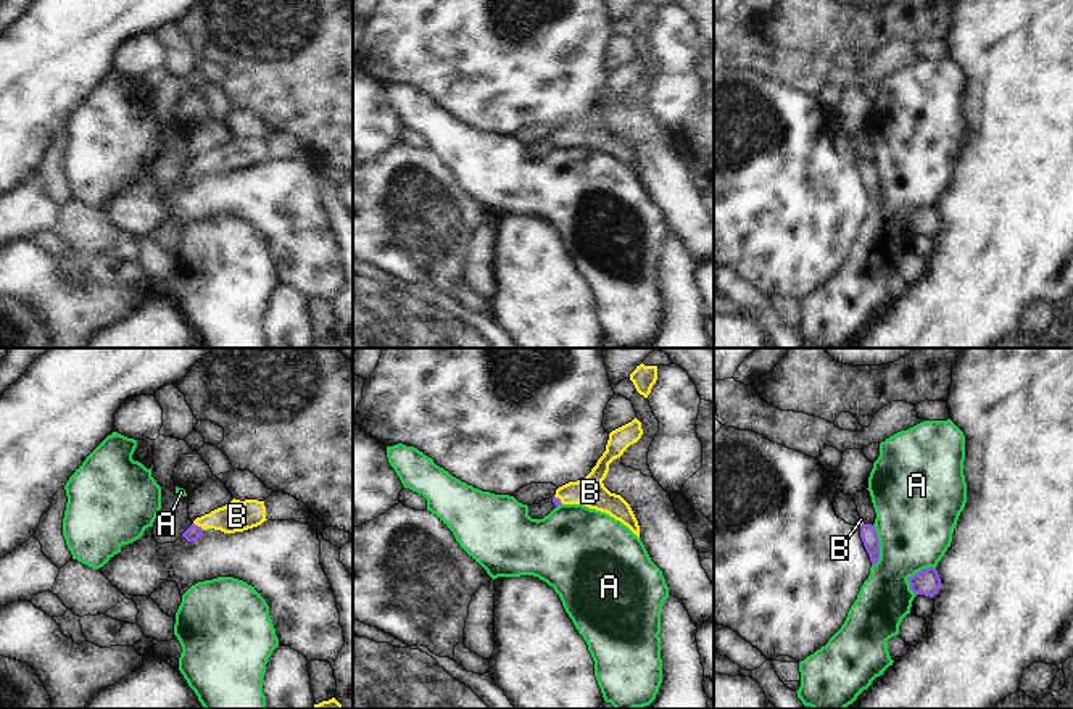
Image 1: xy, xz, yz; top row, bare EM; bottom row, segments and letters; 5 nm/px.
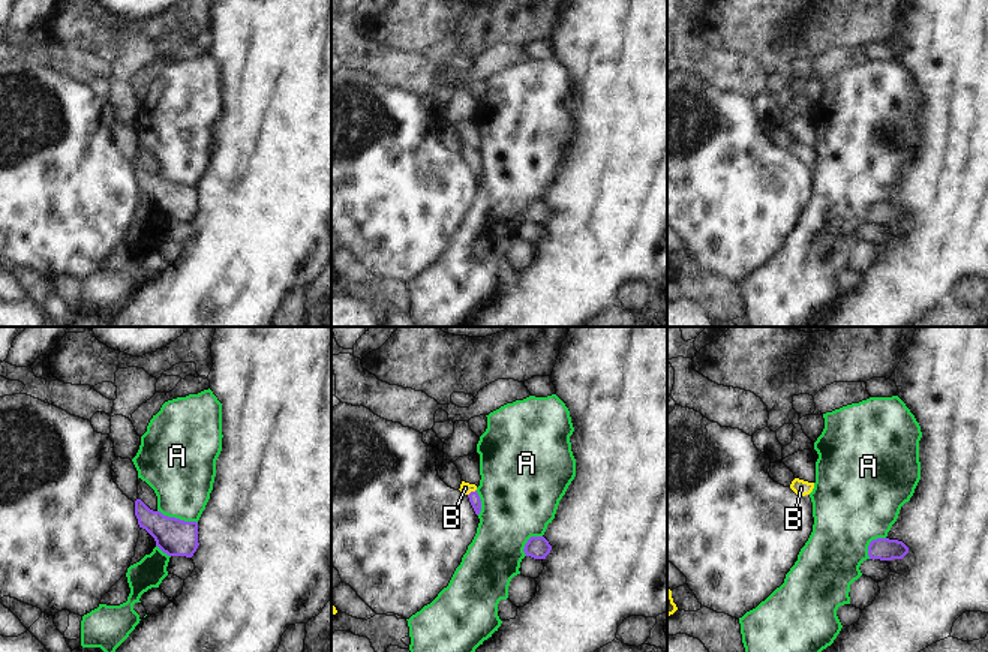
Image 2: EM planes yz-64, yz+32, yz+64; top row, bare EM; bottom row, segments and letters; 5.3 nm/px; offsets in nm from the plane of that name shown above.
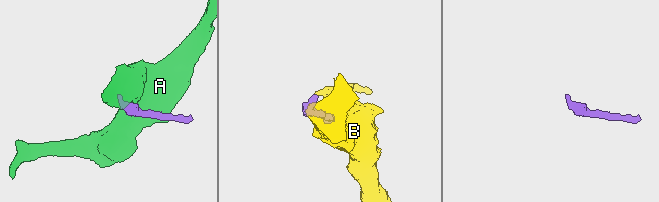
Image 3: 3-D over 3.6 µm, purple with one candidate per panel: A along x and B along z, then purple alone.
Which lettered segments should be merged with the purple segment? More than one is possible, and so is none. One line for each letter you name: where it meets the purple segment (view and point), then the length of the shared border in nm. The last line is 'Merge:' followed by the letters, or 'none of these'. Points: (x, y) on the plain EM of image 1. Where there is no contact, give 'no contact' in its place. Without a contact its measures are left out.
B: contact xy (197, 165); length 70 nm
Merge: B

